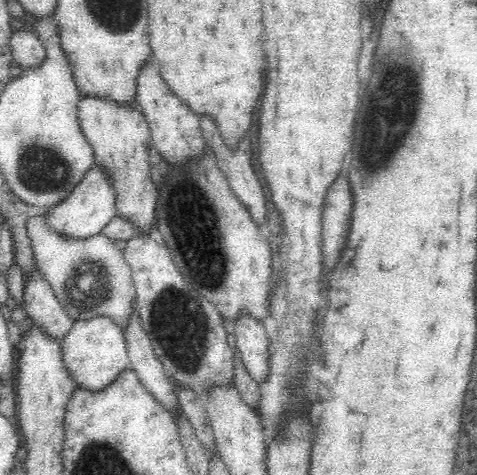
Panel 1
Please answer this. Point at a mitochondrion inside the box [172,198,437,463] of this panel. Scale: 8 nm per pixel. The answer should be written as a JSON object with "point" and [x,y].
{"point":[203,257]}

